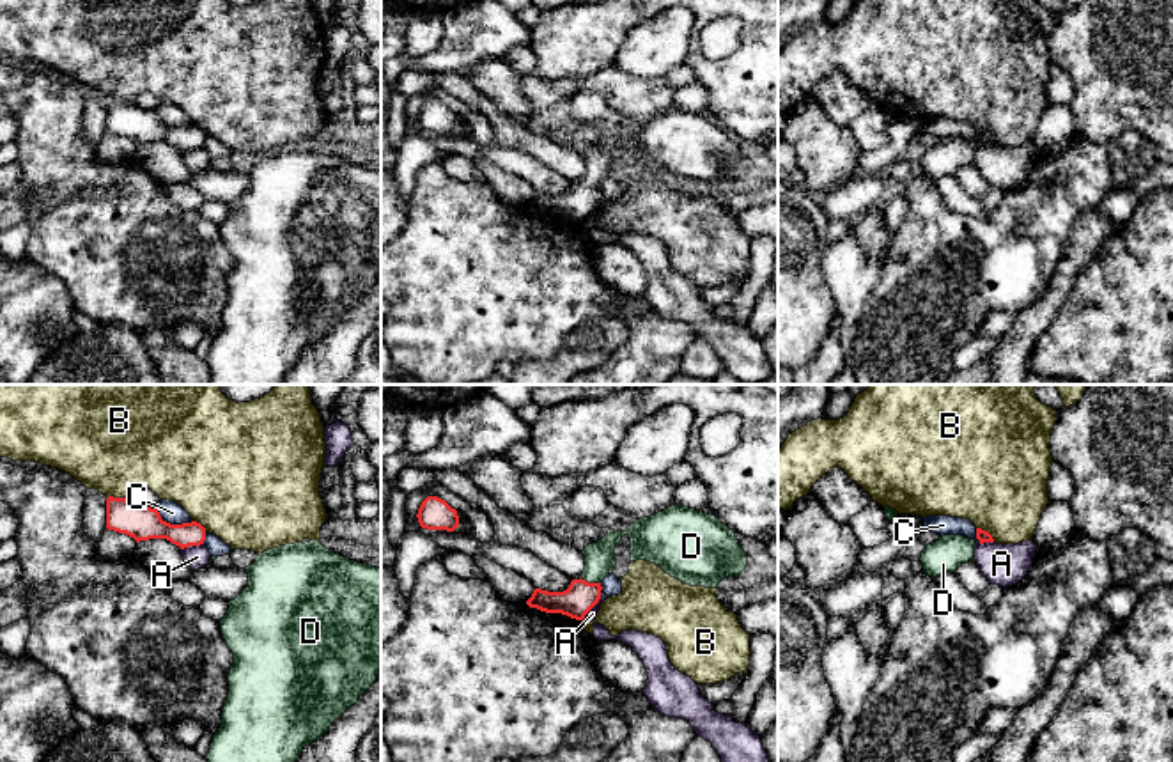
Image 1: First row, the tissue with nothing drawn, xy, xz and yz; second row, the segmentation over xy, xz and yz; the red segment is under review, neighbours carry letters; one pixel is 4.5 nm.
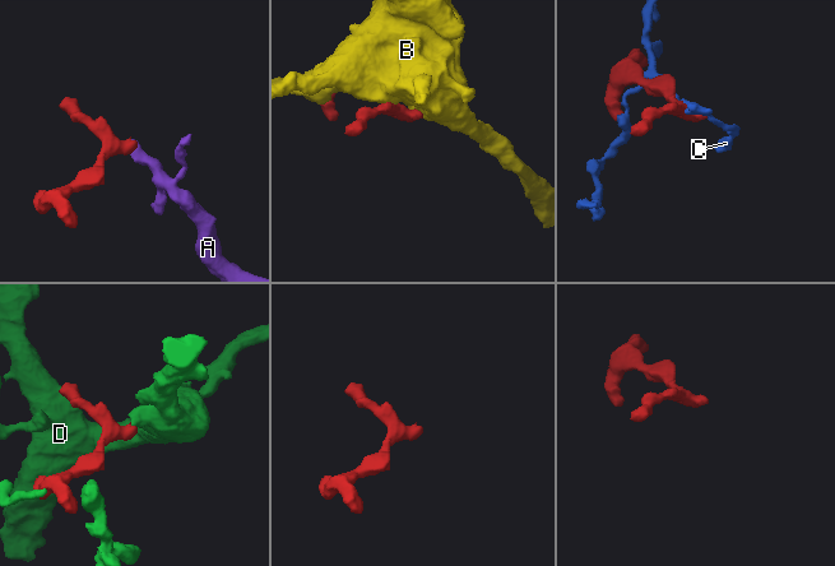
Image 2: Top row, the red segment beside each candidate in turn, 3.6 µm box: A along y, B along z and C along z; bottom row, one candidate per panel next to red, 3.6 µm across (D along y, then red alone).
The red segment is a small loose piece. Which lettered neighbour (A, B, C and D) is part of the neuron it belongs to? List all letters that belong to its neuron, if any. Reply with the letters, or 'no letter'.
D

